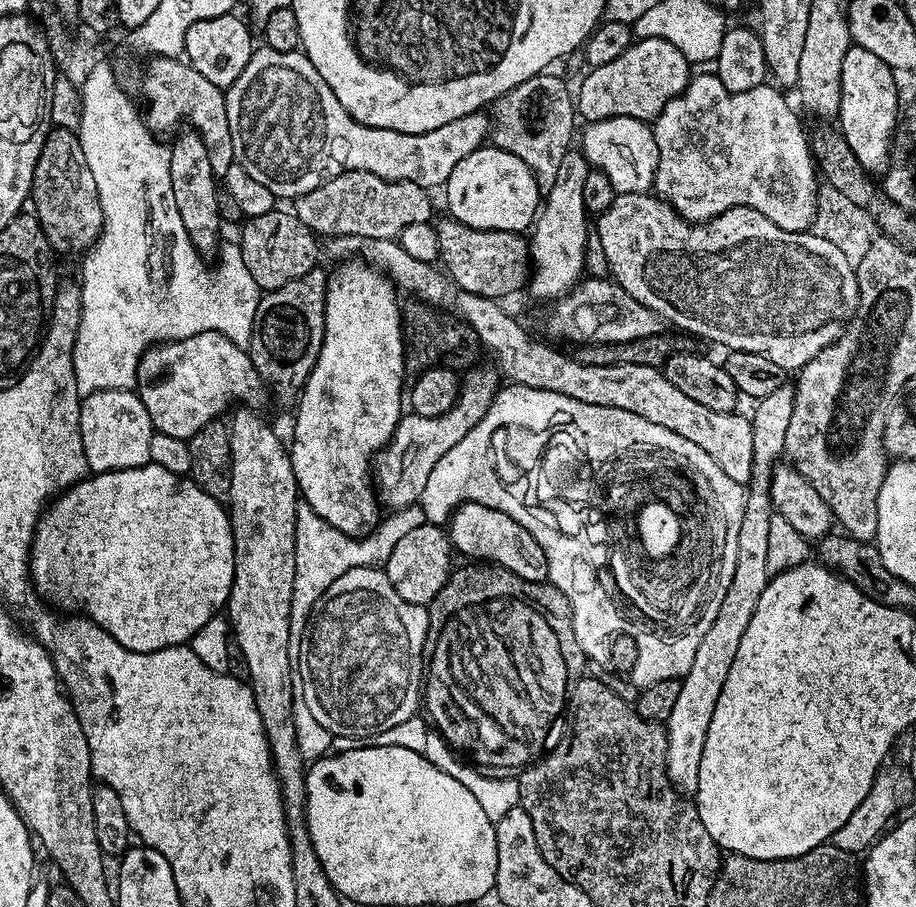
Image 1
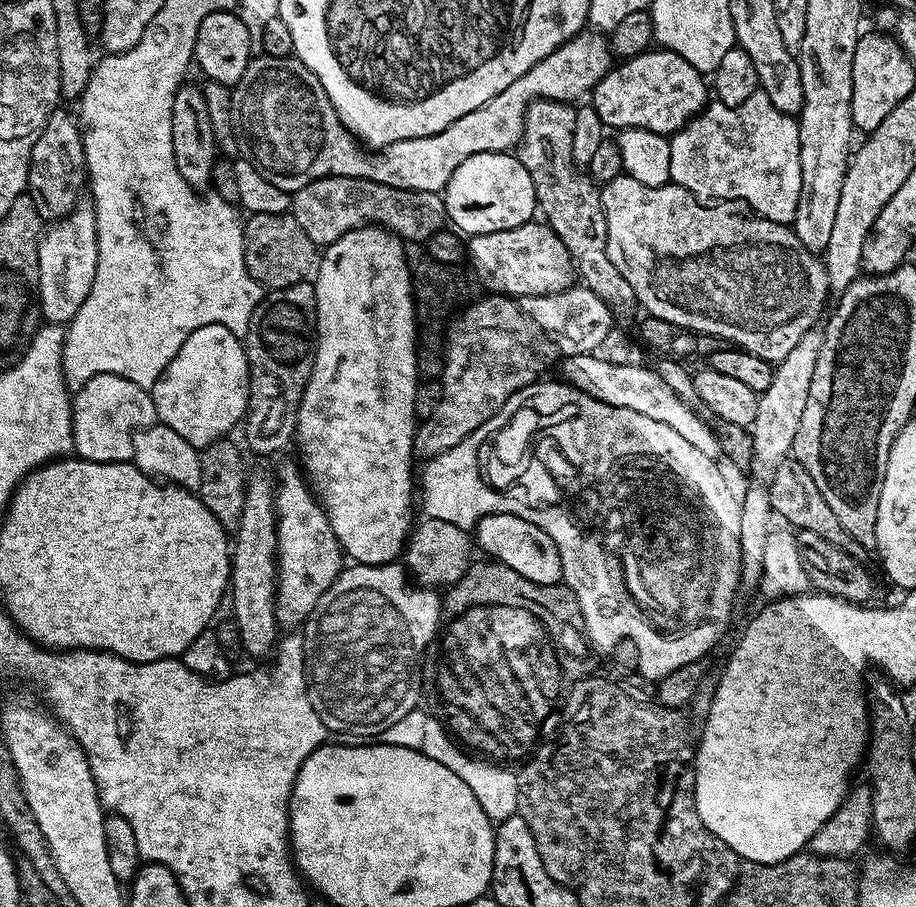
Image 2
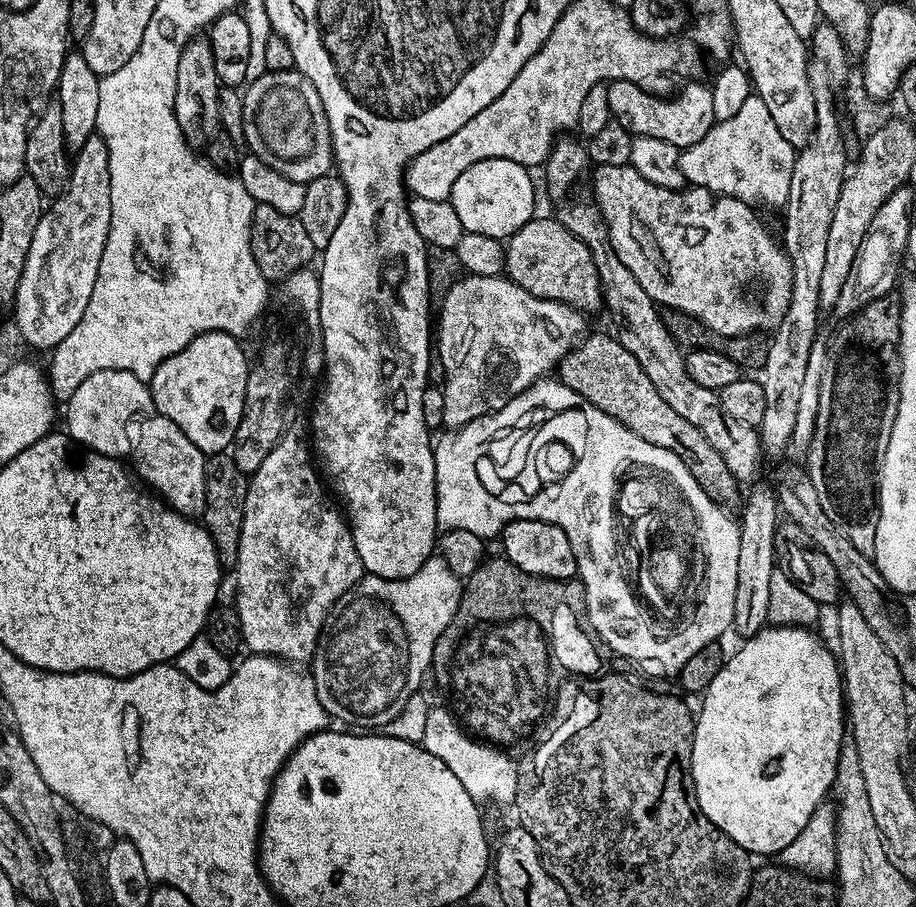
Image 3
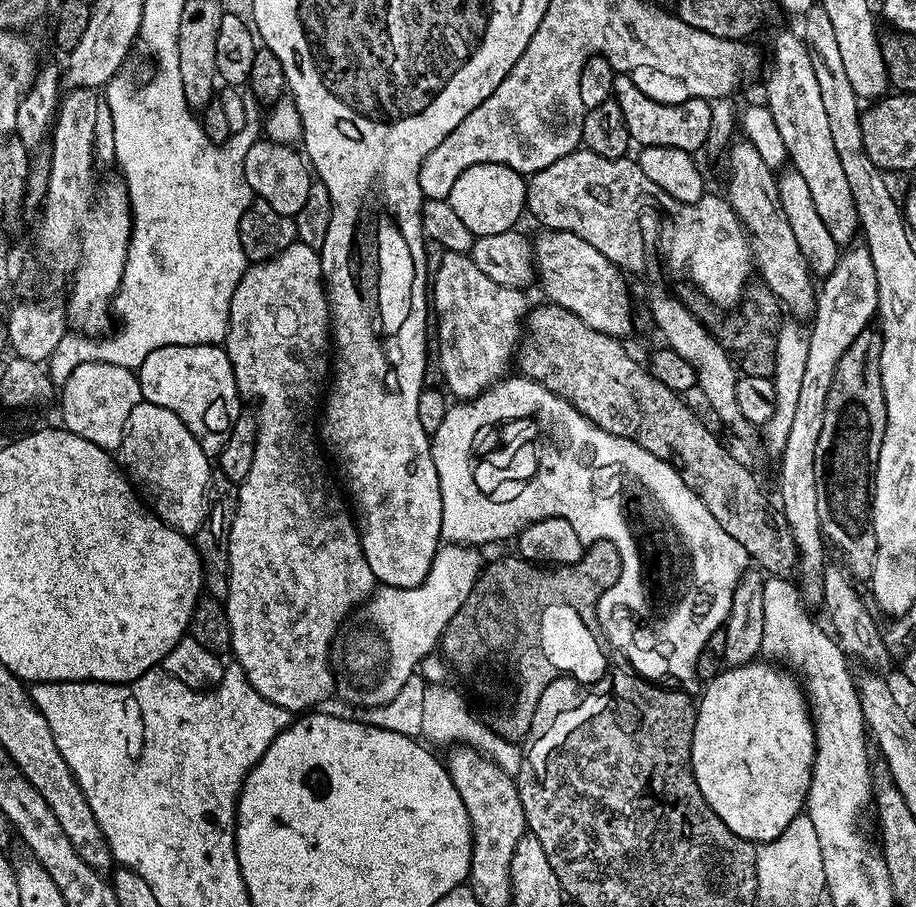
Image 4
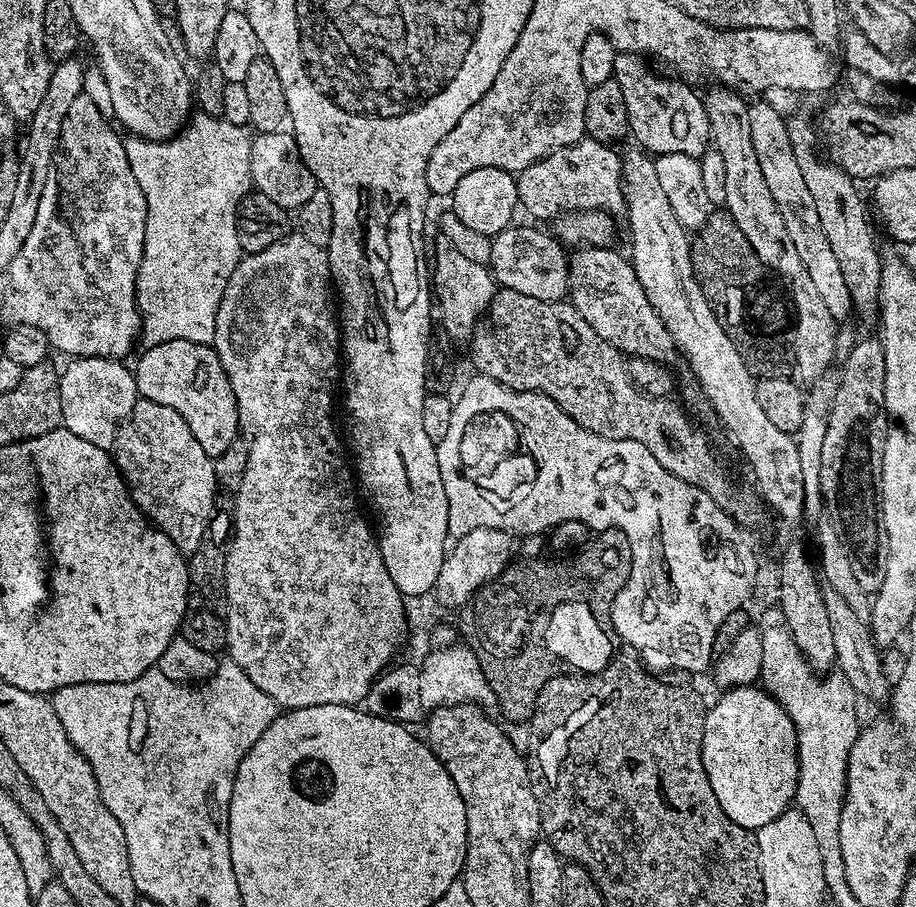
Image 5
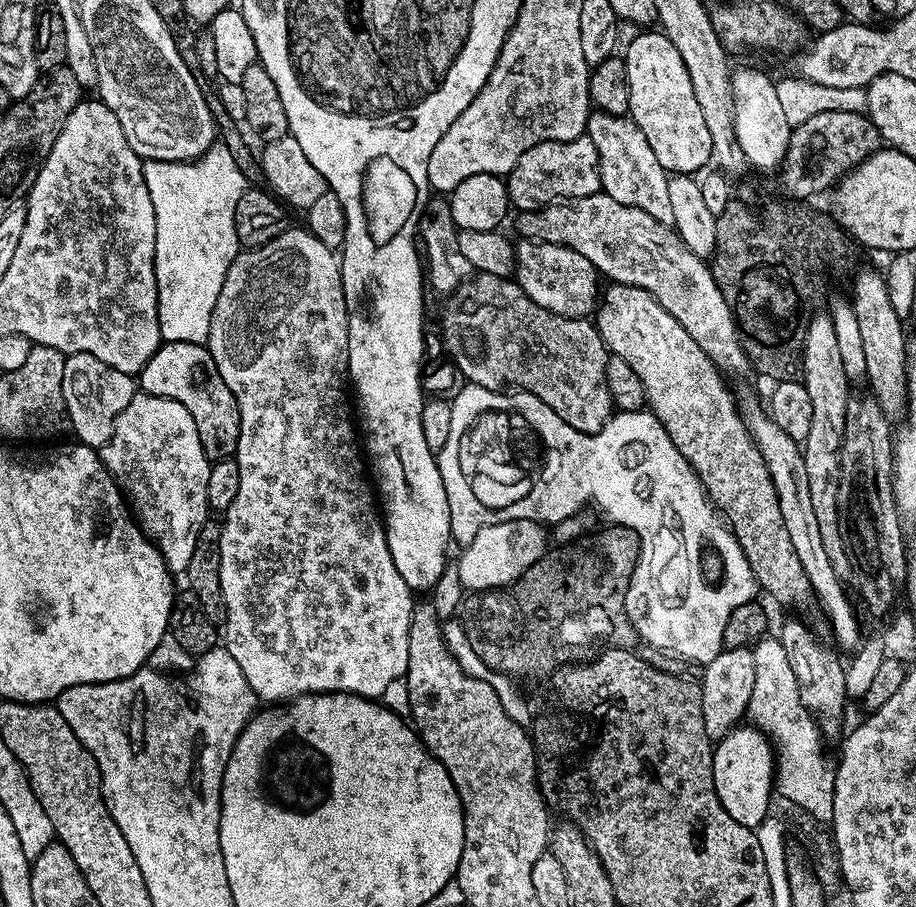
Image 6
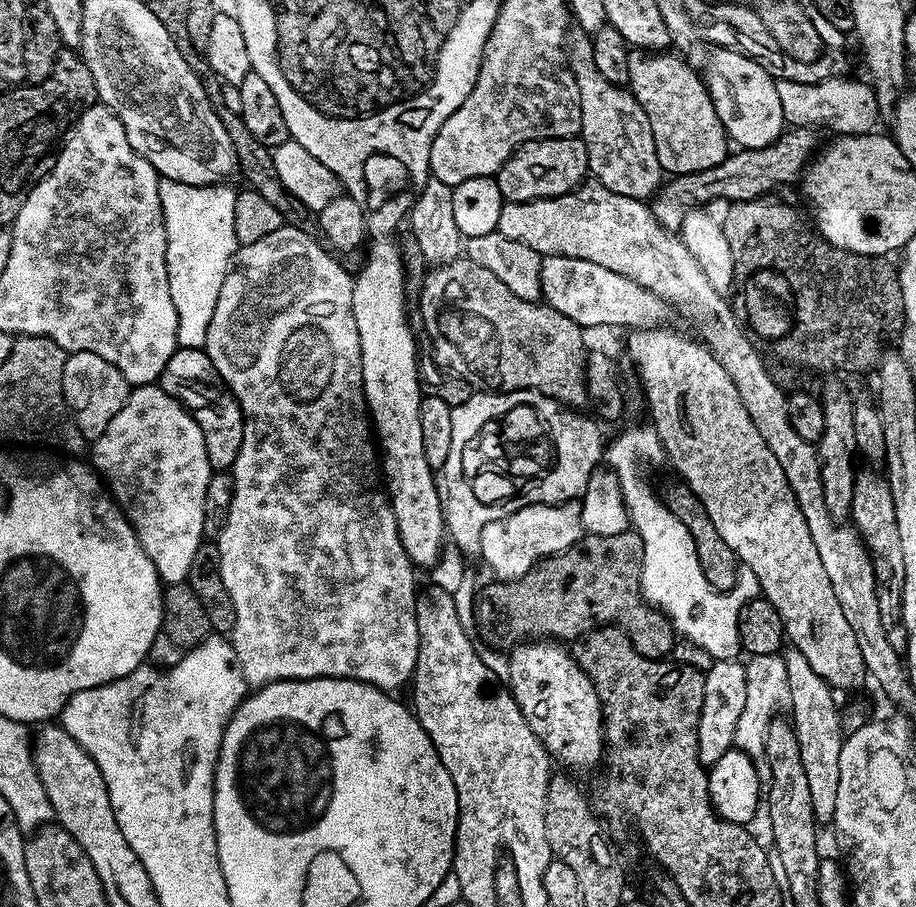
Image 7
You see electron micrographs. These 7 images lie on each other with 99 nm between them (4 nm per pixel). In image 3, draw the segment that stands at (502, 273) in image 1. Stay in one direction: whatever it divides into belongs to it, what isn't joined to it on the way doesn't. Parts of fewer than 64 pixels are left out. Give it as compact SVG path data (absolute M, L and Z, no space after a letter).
M534 218L508 237L502 252L502 268L507 279L543 300L569 304L585 314L591 314L596 307L601 307L600 279L592 252L579 238L570 234L559 219Z

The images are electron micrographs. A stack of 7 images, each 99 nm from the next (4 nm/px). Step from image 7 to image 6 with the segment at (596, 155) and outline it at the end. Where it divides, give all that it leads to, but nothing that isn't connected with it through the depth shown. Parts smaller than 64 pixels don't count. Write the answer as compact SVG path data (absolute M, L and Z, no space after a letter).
M593 111L588 118L586 134L598 150L600 186L603 192L614 198L614 202L646 210L650 218L669 226L674 225L674 209L670 206L668 189L669 173L658 162L654 150L650 150L646 134L642 134L631 115L615 116L609 112Z

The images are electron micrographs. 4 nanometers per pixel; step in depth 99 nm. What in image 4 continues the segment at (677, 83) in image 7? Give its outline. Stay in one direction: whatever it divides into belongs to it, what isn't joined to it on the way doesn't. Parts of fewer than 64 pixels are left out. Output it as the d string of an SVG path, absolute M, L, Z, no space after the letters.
M617 75L612 90L618 106L622 106L622 114L629 137L635 143L637 140L637 145L674 146L678 150L686 150L691 153L695 153L696 148L698 150L704 148L710 130L712 105L709 101L684 98L681 104L659 104L654 97L647 96L632 80L635 79L631 75Z

